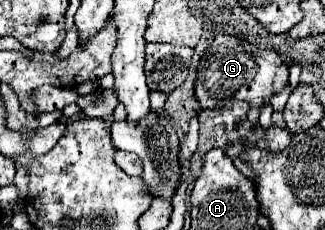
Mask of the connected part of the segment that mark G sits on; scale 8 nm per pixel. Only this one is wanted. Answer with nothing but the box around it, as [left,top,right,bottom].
[196,35,288,123]

